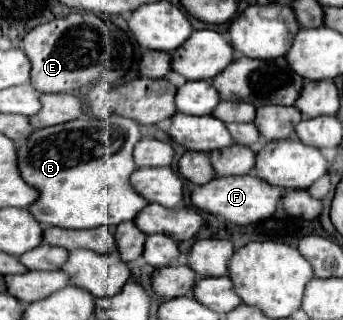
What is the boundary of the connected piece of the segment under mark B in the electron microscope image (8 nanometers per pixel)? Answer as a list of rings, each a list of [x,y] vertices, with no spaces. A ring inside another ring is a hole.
[[[80,117],[62,125],[36,129],[18,149],[18,167],[22,179],[40,191],[38,201],[30,205],[30,213],[42,225],[64,229],[94,229],[100,225],[116,227],[122,221],[132,221],[148,205],[148,201],[144,201],[144,197],[140,197],[130,185],[130,175],[138,169],[134,165],[132,151],[142,137],[140,125],[126,117],[120,117],[118,125],[96,117]]]

